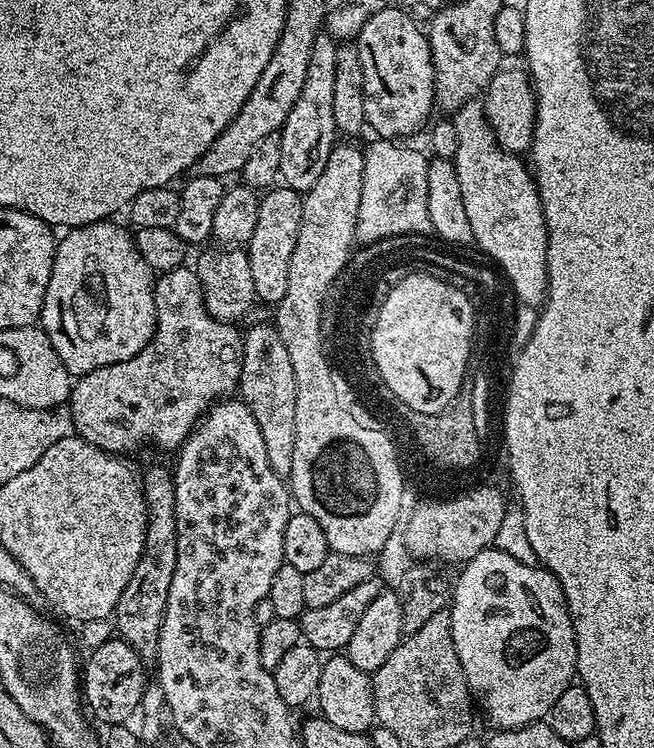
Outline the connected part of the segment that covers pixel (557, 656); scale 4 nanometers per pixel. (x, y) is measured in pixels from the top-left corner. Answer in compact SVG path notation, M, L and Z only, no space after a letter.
M495 546L481 547L459 572L450 605L452 641L473 701L496 730L543 721L576 676L574 626L558 578L547 568L518 562Z

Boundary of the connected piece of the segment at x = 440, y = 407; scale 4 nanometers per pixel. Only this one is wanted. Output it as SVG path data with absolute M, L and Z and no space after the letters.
M413 272L390 288L373 326L370 351L391 395L400 399L408 412L438 414L451 406L458 396L478 319L477 313L472 313L472 302L473 297L462 289L421 272Z

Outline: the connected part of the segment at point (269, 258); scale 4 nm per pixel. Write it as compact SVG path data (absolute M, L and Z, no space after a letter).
M273 186L260 196L258 223L254 226L254 234L246 245L246 251L250 258L250 278L254 278L254 294L261 305L280 304L286 294L290 283L290 258L302 226L303 205L303 195L293 188Z

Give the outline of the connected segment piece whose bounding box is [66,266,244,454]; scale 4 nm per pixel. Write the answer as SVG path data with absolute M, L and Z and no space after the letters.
M181 266L169 272L159 273L156 289L154 290L154 306L156 307L156 329L146 347L138 354L134 354L134 358L126 358L126 362L102 366L98 370L79 377L73 383L72 391L68 397L66 407L70 410L72 421L76 427L75 435L82 437L86 442L93 444L95 448L100 448L103 452L109 454L125 454L124 452L132 452L135 448L148 448L151 444L156 448L179 449L180 445L188 439L201 416L205 416L212 405L219 404L221 400L231 397L240 387L240 351L244 349L244 338L241 329L236 329L239 327L227 320L216 320L208 313L204 305L200 279L191 267Z

